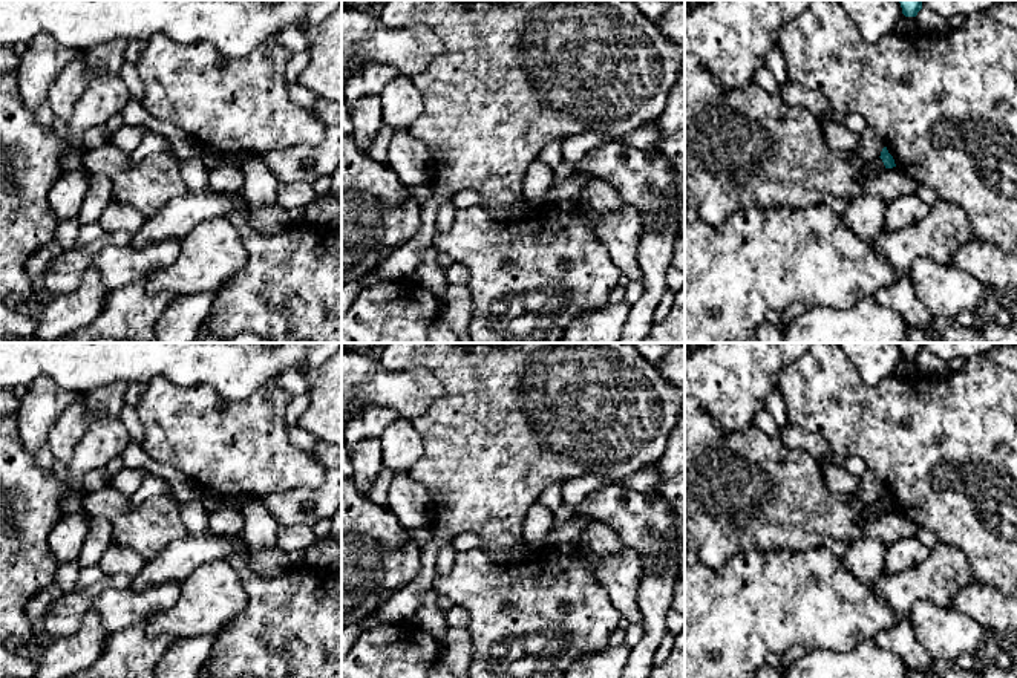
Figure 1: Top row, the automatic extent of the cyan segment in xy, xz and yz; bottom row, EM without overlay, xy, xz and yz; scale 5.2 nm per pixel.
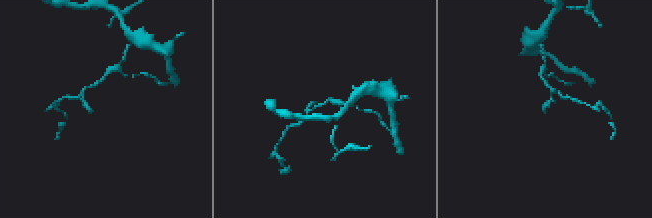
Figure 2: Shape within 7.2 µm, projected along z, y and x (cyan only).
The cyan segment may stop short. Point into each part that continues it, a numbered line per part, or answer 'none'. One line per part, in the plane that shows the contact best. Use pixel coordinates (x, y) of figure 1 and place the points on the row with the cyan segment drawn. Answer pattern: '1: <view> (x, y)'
none

